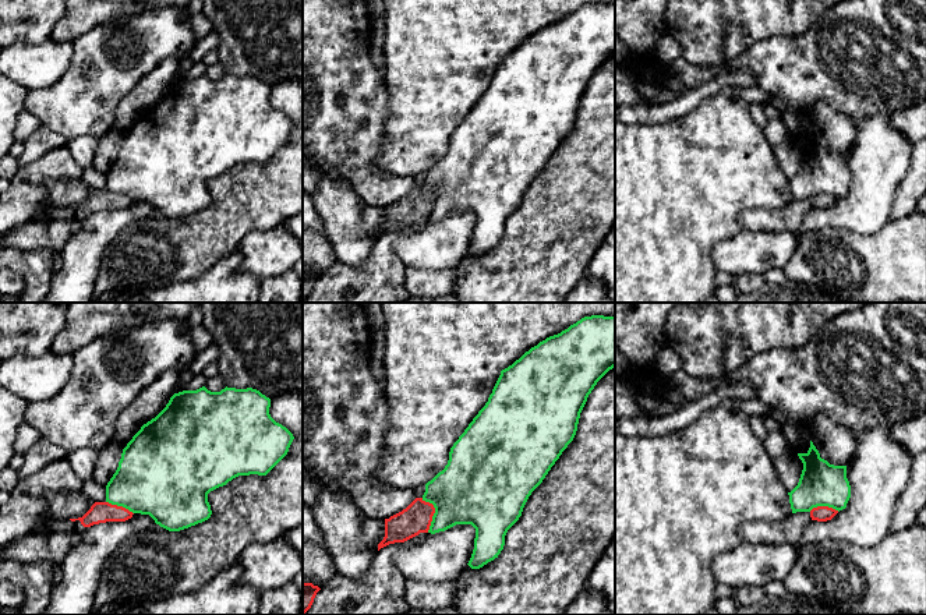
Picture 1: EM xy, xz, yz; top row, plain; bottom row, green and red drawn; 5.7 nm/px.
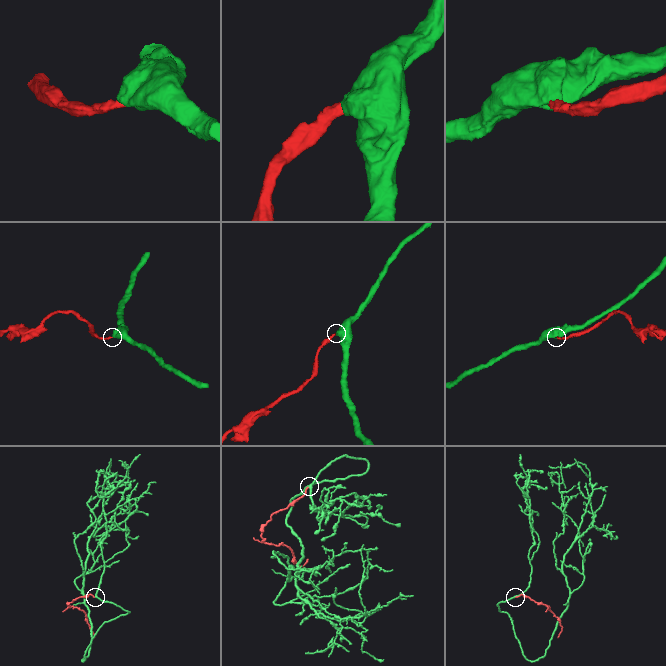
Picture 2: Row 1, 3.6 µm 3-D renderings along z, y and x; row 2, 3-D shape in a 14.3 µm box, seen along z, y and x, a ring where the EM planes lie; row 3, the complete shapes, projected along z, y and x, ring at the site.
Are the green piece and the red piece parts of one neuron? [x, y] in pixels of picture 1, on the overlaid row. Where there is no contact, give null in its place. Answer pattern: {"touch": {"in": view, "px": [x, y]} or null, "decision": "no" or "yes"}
{"touch": {"in": "xz", "px": [434, 513]}, "decision": "no"}

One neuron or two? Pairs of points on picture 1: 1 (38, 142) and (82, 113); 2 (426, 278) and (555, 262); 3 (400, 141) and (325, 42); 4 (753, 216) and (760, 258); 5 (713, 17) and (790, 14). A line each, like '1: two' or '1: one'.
1: two
2: two
3: two
4: two
5: one

